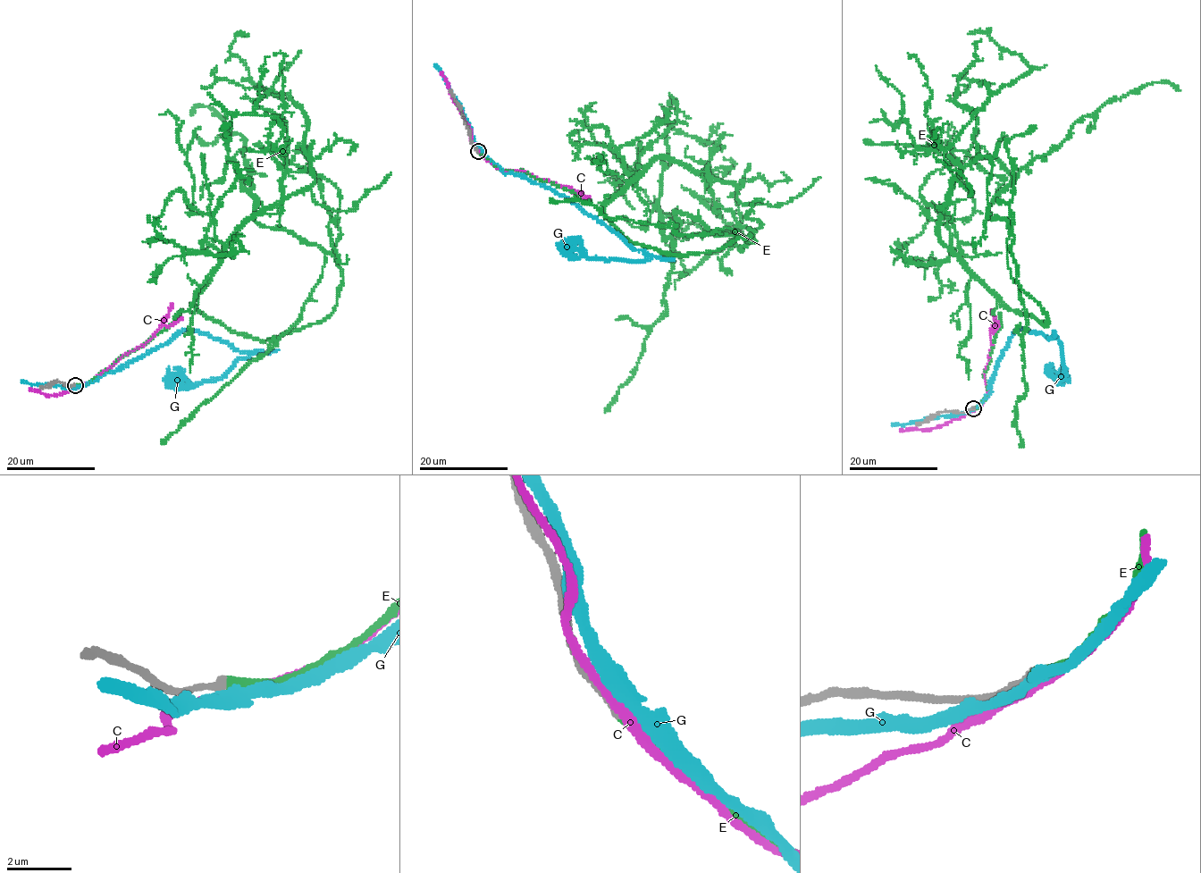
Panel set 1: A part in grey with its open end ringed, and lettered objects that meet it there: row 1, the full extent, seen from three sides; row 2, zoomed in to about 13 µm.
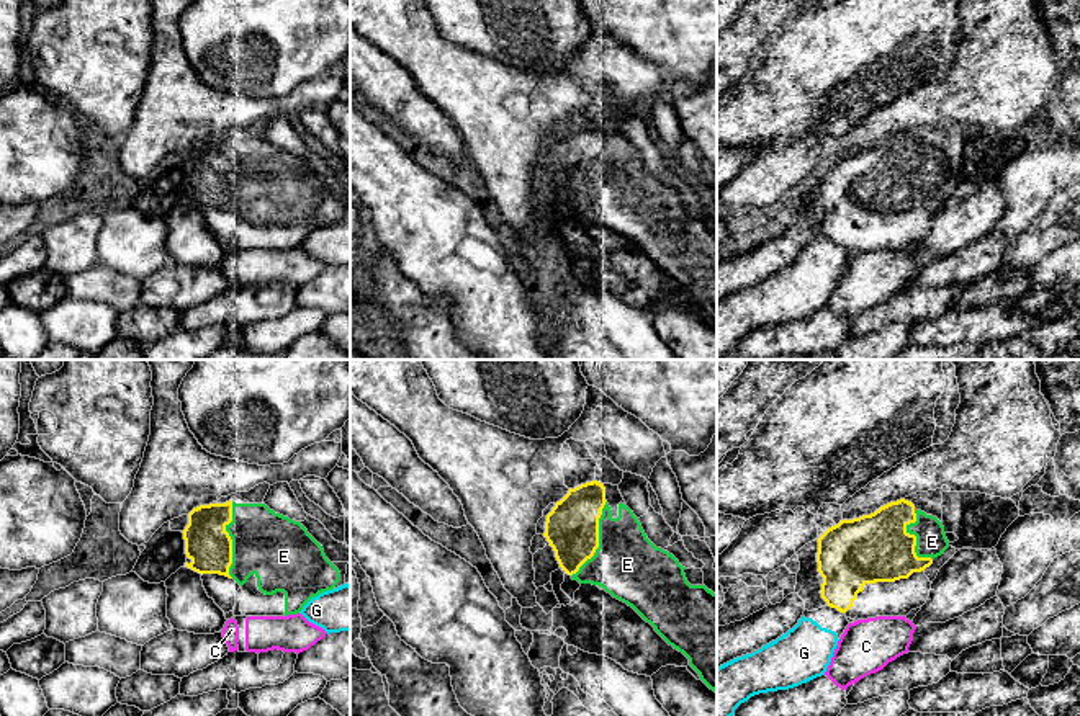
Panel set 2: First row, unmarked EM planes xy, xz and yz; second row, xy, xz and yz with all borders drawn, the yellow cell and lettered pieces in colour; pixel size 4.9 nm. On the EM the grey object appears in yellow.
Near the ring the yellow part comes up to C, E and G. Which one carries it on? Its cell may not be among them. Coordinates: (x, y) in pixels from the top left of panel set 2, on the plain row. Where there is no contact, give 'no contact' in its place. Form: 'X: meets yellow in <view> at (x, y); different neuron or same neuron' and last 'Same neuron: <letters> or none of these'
C: no contact; different neuron
E: meets yellow in xy at (231, 174); same neuron
G: no contact; different neuron
Same neuron: E

